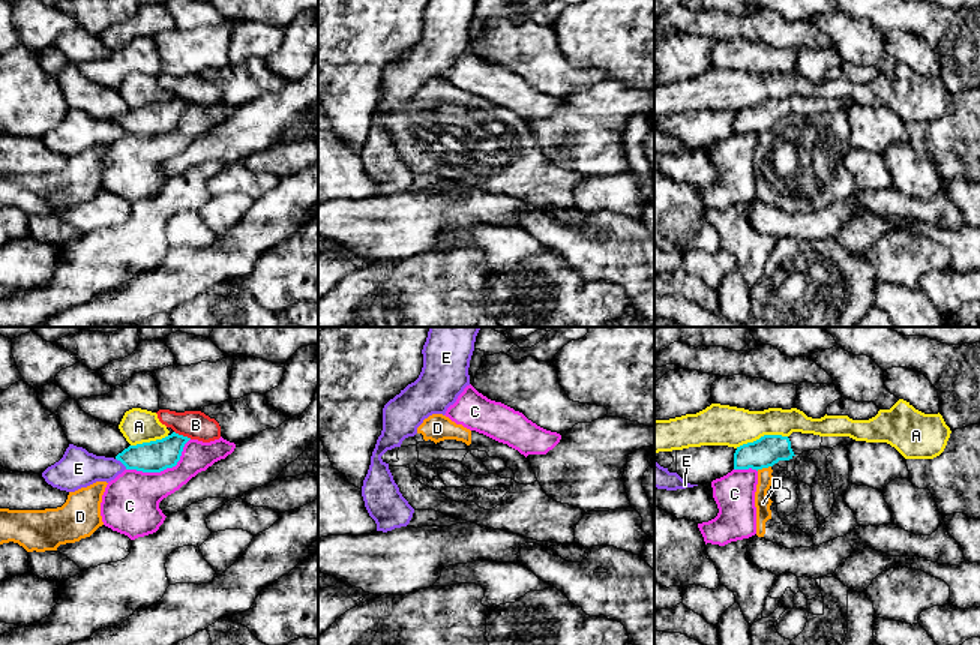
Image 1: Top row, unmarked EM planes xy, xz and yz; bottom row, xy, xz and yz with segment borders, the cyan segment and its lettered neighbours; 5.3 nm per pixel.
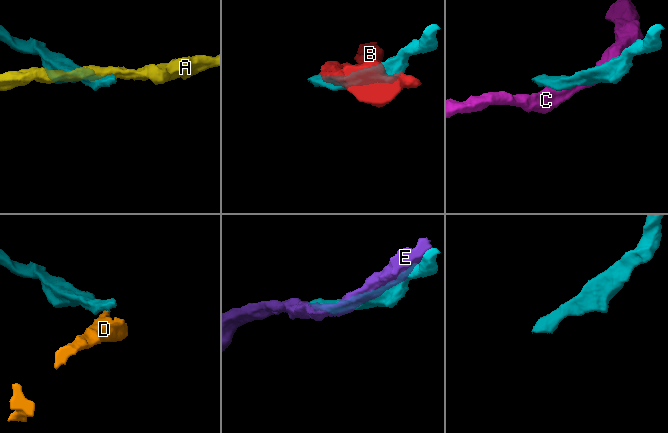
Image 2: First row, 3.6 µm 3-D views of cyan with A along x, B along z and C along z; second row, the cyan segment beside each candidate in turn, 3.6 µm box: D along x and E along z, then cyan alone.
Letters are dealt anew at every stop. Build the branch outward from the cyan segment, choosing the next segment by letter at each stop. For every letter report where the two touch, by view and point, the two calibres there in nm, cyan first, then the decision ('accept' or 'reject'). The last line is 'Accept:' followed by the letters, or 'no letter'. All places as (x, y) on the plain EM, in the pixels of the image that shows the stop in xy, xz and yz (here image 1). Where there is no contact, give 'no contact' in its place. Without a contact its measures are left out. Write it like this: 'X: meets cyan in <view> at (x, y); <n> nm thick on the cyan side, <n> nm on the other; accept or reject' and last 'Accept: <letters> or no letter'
A: meets cyan in yz at (761, 101); 160 nm thick on the cyan side, 220 nm on the other; reject
B: meets cyan in xy at (182, 99); 170 nm thick on the cyan side, 160 nm on the other; reject
C: meets cyan in xy at (164, 132); 170 nm thick on the cyan side, 300 nm on the other; reject
D: meets cyan in yz at (763, 131); 160 nm thick on the cyan side, 90 nm on the other; reject
E: meets cyan in xy at (122, 126); 170 nm thick on the cyan side, 200 nm on the other; reject
Accept: no letter

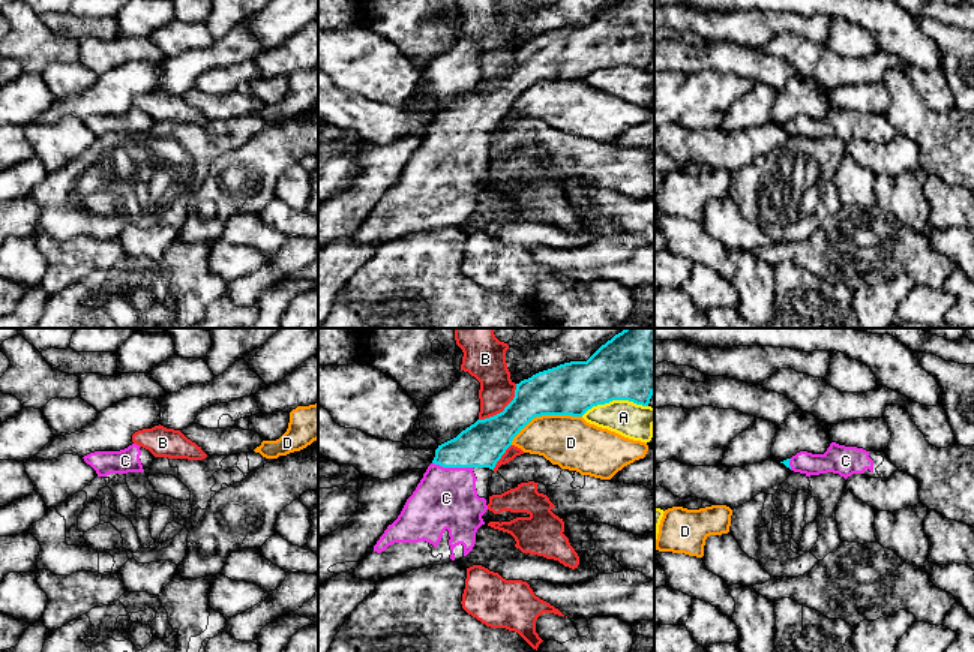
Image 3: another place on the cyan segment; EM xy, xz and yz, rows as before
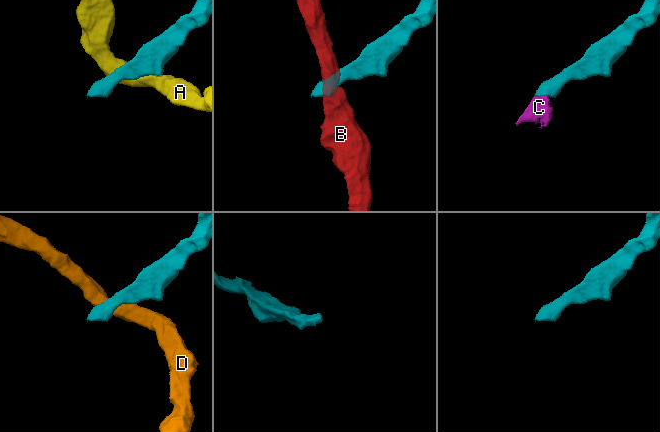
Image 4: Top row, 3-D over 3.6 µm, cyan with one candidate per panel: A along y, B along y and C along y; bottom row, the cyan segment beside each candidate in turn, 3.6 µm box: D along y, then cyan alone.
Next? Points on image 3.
A: meets cyan in xz at (614, 63); 360 nm thick on the cyan side, 190 nm on the other; reject
B: meets cyan in xz at (505, 74); 240 nm thick on the cyan side, 190 nm on the other; reject
C: meets cyan in xz at (452, 131); 240 nm thick on the cyan side, 340 nm on the other; accept
D: meets cyan in xz at (544, 78); 280 nm thick on the cyan side, 280 nm on the other; reject
Accept: C

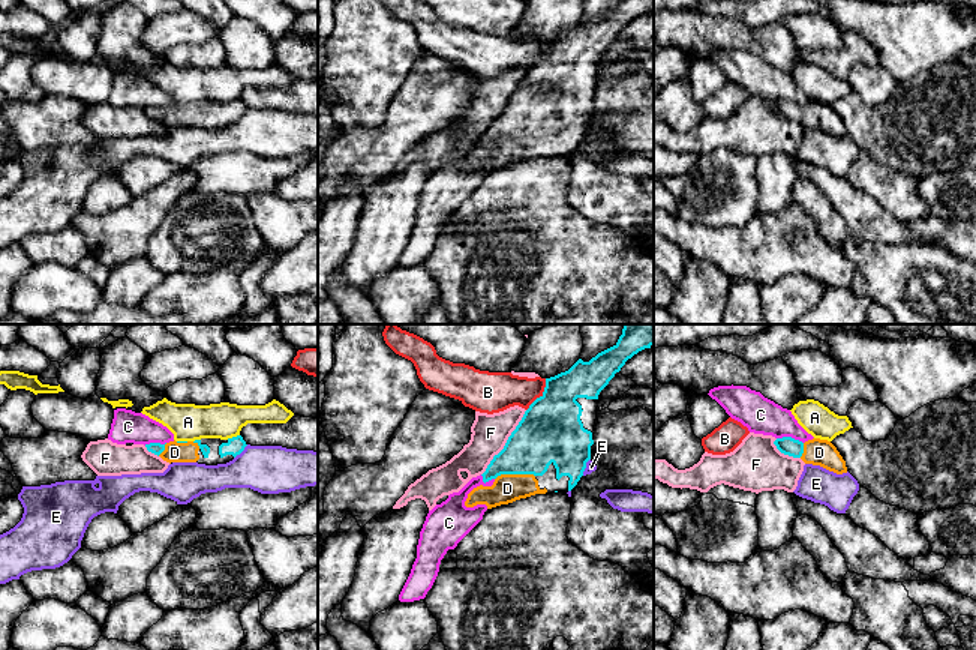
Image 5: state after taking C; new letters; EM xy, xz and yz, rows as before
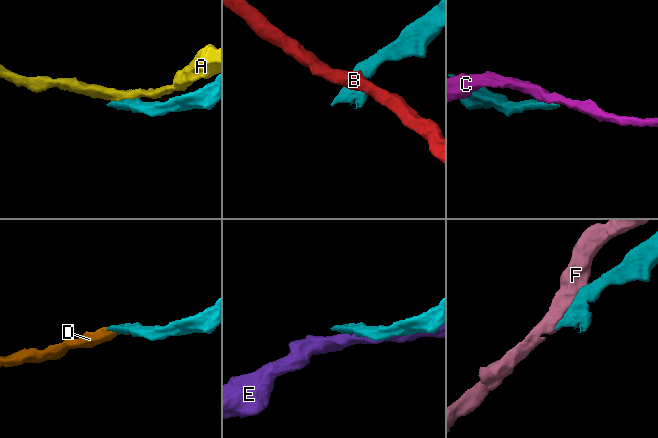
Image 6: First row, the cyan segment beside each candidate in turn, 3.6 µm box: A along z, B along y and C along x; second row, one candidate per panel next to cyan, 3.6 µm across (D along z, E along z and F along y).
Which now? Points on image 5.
A: meets cyan in xy at (233, 101); 90 nm thick on the cyan side, 200 nm on the other; reject
B: meets cyan in xz at (540, 60); 340 nm thick on the cyan side, 220 nm on the other; reject
C: meets cyan in yz at (790, 101); 100 nm thick on the cyan side, 190 nm on the other; reject
D: meets cyan in xz at (514, 137); 300 nm thick on the cyan side, 160 nm on the other; accept
E: meets cyan in xy at (240, 116); 90 nm thick on the cyan side, 260 nm on the other; reject
F: meets cyan in xz at (505, 107); 340 nm thick on the cyan side, 190 nm on the other; reject
Accept: D

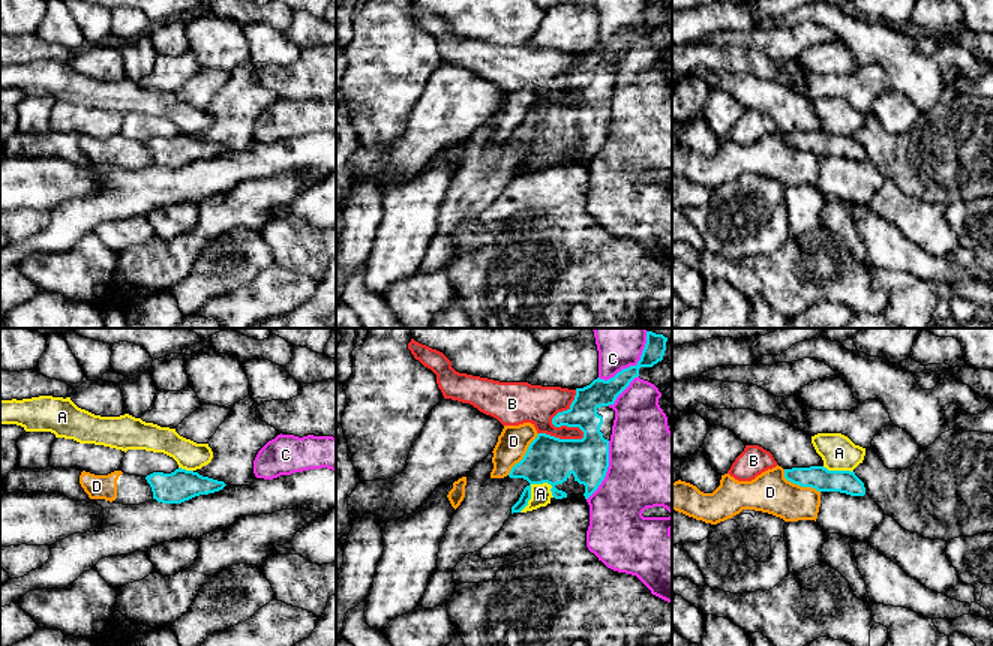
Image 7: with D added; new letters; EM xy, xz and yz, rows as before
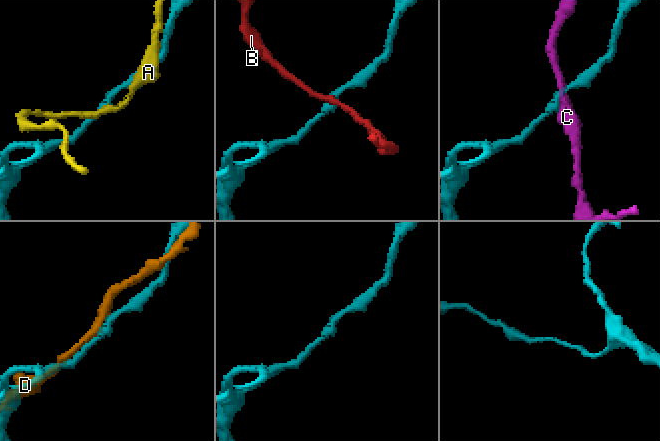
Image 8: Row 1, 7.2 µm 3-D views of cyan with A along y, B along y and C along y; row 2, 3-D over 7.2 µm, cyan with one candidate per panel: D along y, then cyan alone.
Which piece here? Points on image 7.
A: meets cyan in xz at (530, 153); 260 nm thick on the cyan side, 110 nm on the other; reject
B: meets cyan in xz at (573, 90); 260 nm thick on the cyan side, 200 nm on the other; reject
C: meets cyan in xz at (630, 30); 150 nm thick on the cyan side, 190 nm on the other; reject
D: meets cyan in yz at (798, 149); 130 nm thick on the cyan side, 220 nm on the other; reject
Accept: no letter

